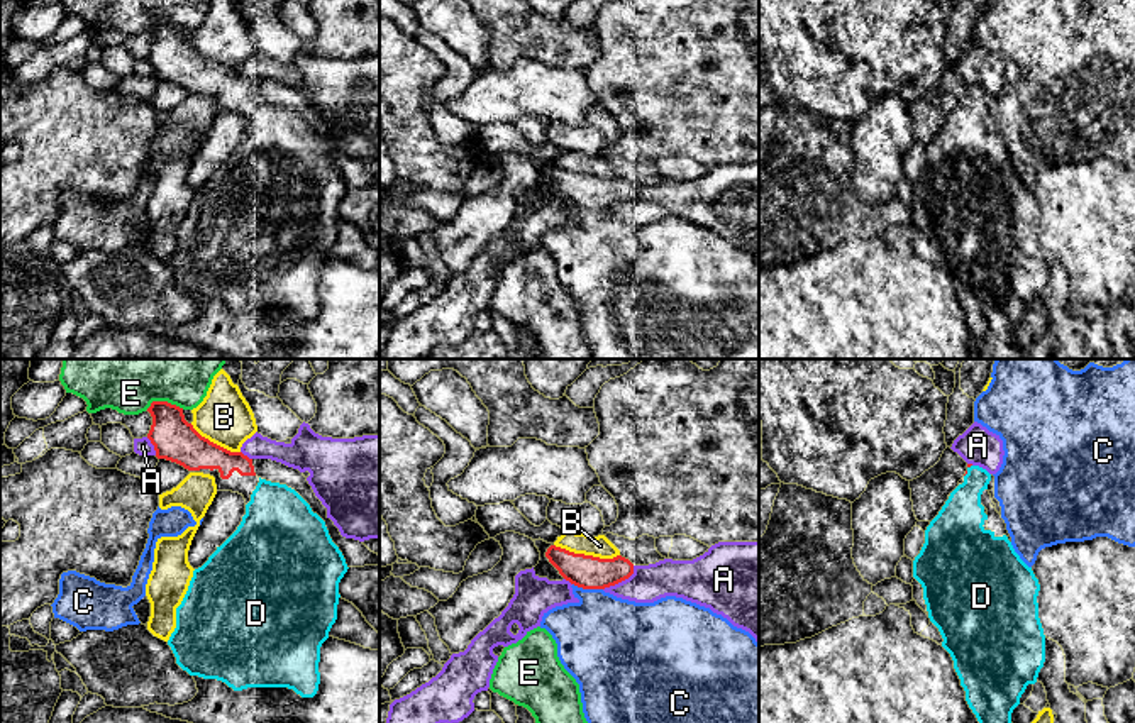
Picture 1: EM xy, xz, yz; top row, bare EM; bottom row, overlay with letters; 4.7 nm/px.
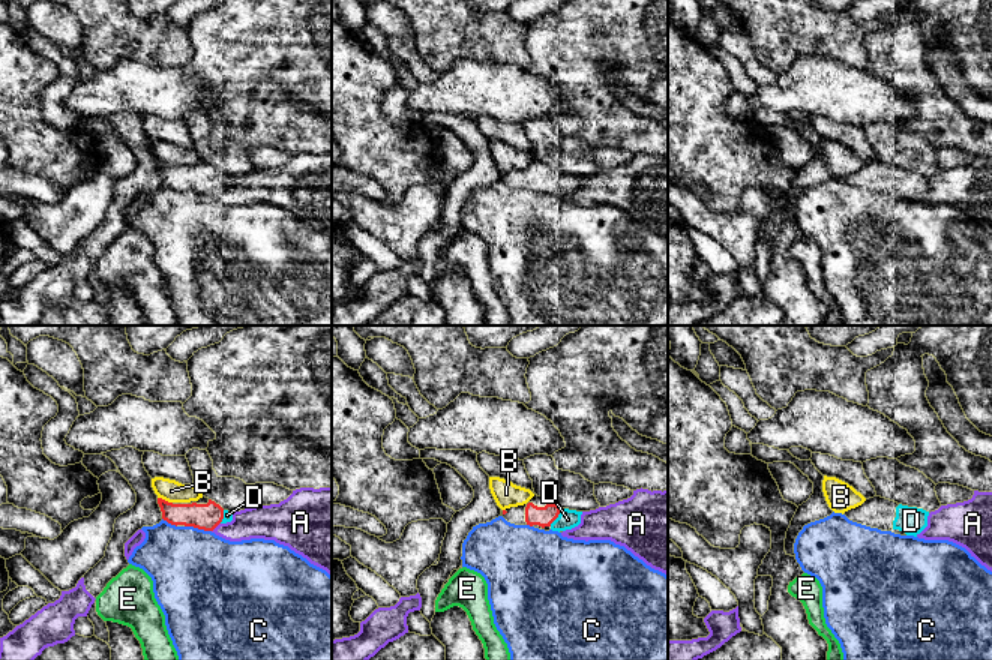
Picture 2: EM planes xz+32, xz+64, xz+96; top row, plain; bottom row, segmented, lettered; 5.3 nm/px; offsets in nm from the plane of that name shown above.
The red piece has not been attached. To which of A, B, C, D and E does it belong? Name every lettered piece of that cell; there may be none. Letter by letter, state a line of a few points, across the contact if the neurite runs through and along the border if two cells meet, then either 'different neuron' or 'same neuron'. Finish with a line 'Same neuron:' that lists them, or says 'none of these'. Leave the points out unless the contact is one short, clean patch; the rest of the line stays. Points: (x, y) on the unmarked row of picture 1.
A: different neuron
B: different neuron
C: line xz (573, 204), (583, 209), (602, 210); different neuron
D: same neuron
E: different neuron
Same neuron: D

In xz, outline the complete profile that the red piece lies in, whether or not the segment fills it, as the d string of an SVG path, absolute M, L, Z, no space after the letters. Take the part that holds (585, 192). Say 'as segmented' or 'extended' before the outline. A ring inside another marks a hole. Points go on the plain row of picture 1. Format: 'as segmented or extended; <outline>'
as segmented; M551 166L545 178L566 201L583 210L605 210L634 195L634 185L622 176L600 179Z

